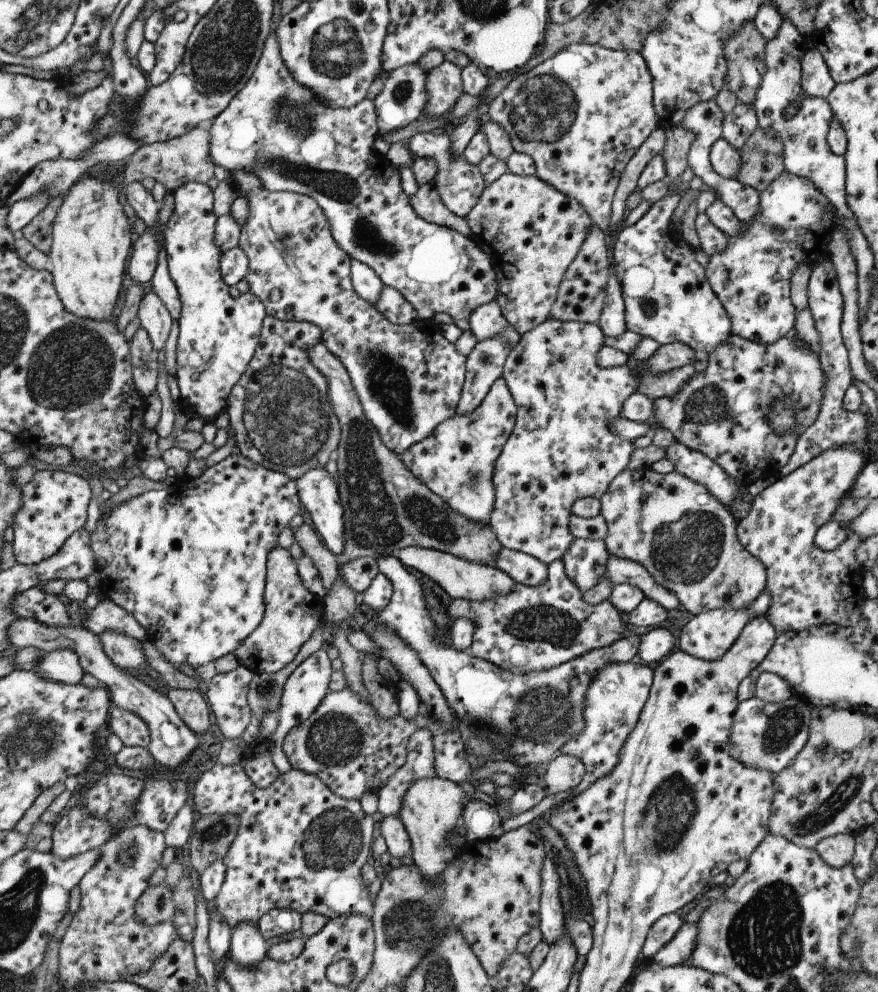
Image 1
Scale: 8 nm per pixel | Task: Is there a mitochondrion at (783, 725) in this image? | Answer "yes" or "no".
yes

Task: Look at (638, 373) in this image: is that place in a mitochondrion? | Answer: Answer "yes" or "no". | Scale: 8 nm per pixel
no

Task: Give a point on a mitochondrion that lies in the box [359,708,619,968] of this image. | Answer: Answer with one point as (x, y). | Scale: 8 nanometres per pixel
(409, 926)

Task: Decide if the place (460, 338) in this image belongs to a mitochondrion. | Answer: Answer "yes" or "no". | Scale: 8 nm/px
no

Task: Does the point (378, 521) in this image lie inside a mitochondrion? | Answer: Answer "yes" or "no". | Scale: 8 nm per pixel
yes

